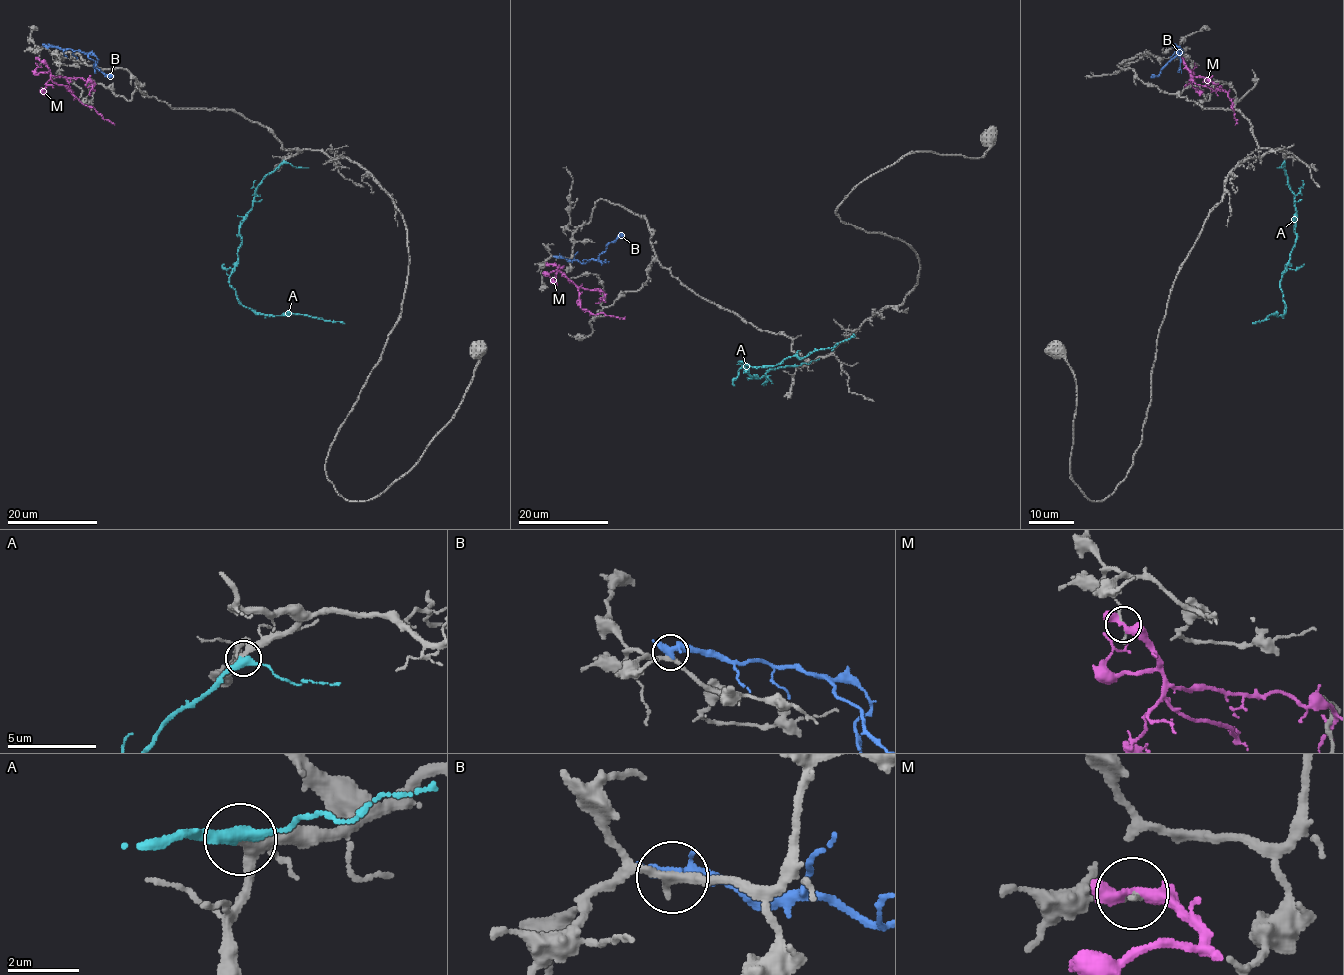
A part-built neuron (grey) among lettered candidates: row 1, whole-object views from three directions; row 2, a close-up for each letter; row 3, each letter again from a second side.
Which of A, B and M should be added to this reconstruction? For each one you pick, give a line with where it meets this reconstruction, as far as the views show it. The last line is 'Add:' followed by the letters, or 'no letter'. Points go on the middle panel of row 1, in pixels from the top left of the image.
A: meets grey at (794, 366)
Add: A

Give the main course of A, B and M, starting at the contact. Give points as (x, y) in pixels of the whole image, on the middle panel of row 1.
A: (794, 366), (753, 377), (740, 362), (777, 365), (855, 336)
B: (557, 257), (582, 262), (597, 259), (606, 247), (624, 234)
M: (550, 265), (578, 289), (582, 309), (594, 314), (625, 317)

